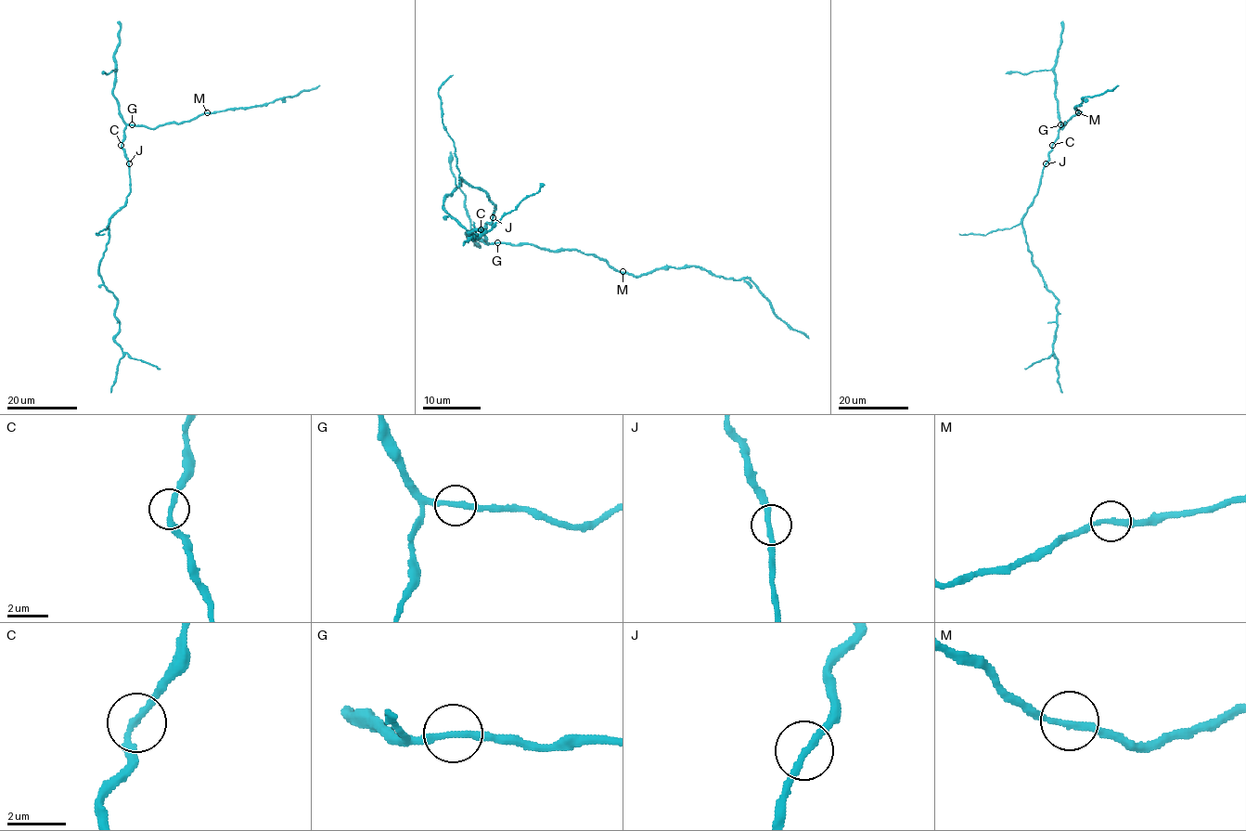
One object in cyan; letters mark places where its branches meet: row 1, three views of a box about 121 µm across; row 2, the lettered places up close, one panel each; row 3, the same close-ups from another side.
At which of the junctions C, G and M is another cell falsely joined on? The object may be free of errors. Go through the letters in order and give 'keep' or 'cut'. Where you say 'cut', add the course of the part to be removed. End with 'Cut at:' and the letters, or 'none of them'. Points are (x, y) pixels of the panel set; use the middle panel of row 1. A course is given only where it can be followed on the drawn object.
C: keep
G: keep
M: keep
Cut at: none of them

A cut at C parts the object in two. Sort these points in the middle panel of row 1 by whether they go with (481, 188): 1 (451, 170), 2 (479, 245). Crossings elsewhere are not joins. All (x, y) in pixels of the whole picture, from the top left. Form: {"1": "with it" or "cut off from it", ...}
{"1": "cut off from it", "2": "cut off from it"}

